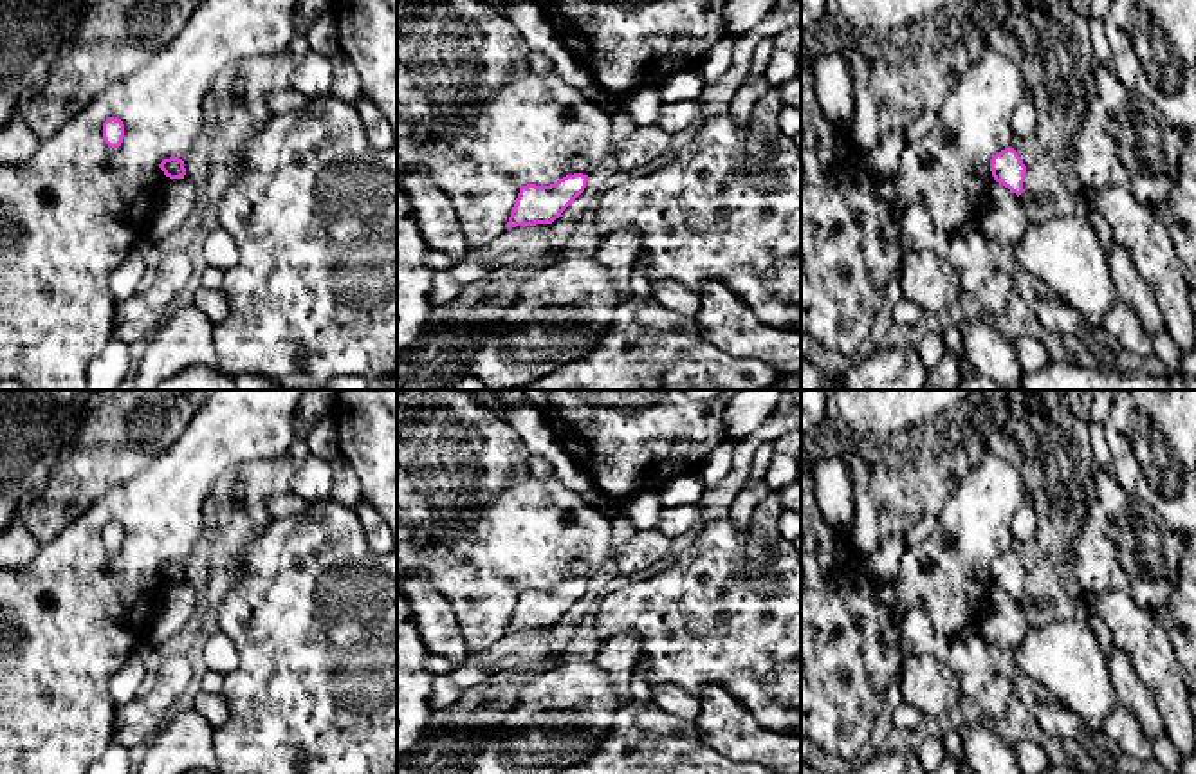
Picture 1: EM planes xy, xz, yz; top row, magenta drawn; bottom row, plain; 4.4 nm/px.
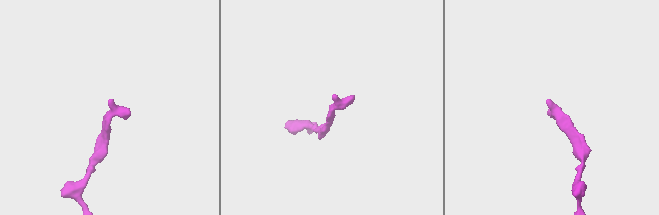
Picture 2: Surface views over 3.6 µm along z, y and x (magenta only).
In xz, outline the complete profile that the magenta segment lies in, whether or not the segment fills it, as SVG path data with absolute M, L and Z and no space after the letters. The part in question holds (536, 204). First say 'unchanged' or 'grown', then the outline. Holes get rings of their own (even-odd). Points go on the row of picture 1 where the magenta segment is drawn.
unchanged; M574 173L550 186L520 188L507 229L516 226L552 224L584 191L588 175Z

